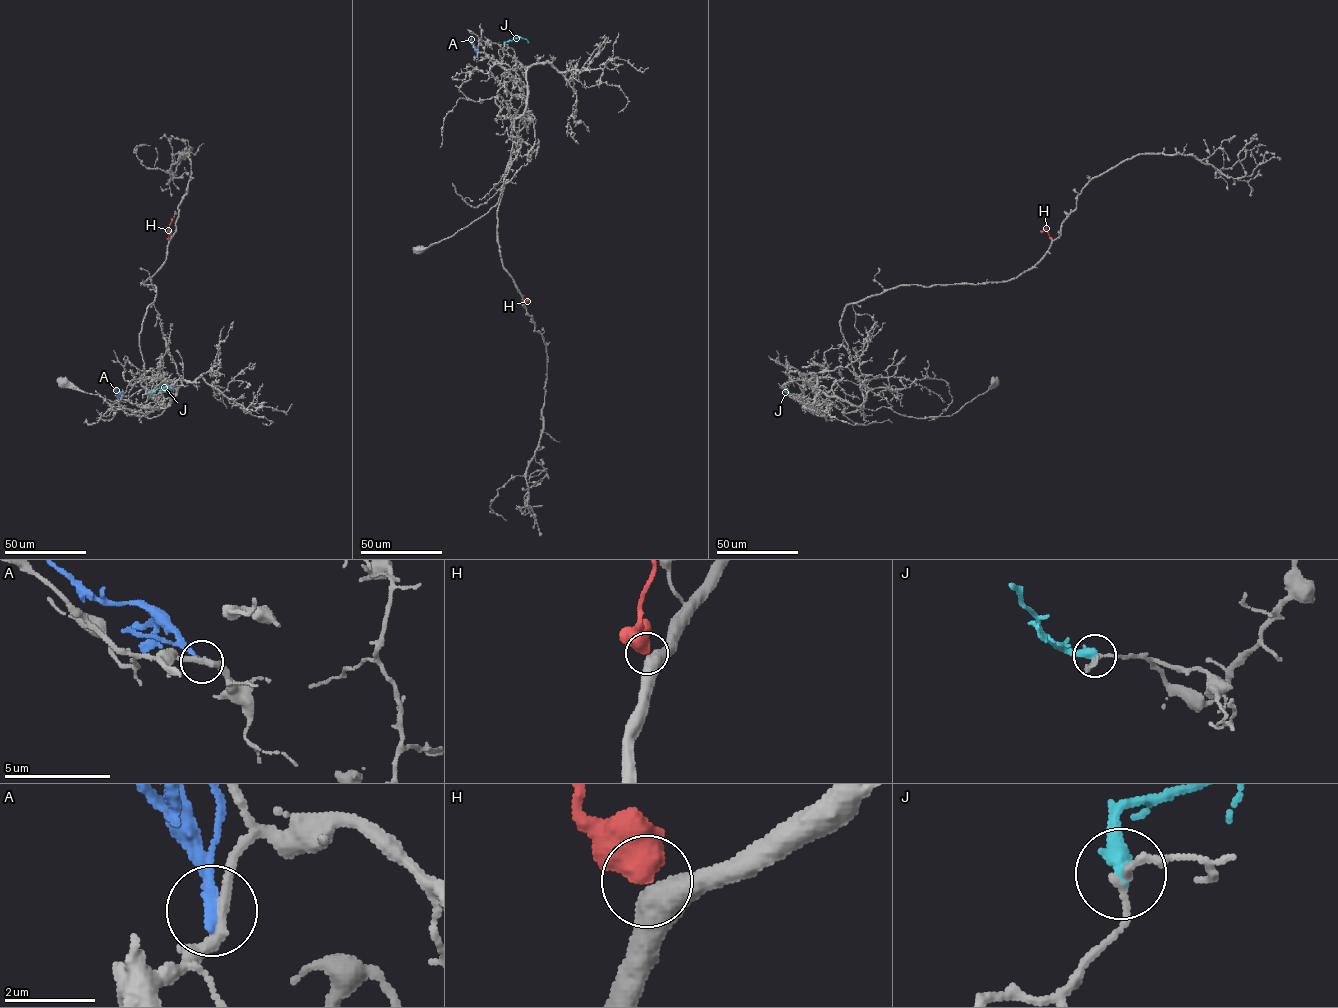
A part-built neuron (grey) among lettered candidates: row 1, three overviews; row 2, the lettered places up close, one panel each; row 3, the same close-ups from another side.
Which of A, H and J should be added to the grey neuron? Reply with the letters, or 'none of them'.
H

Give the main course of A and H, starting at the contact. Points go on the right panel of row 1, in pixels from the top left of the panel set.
A: (800, 400), (783, 388)
H: (1052, 240), (1045, 218)

